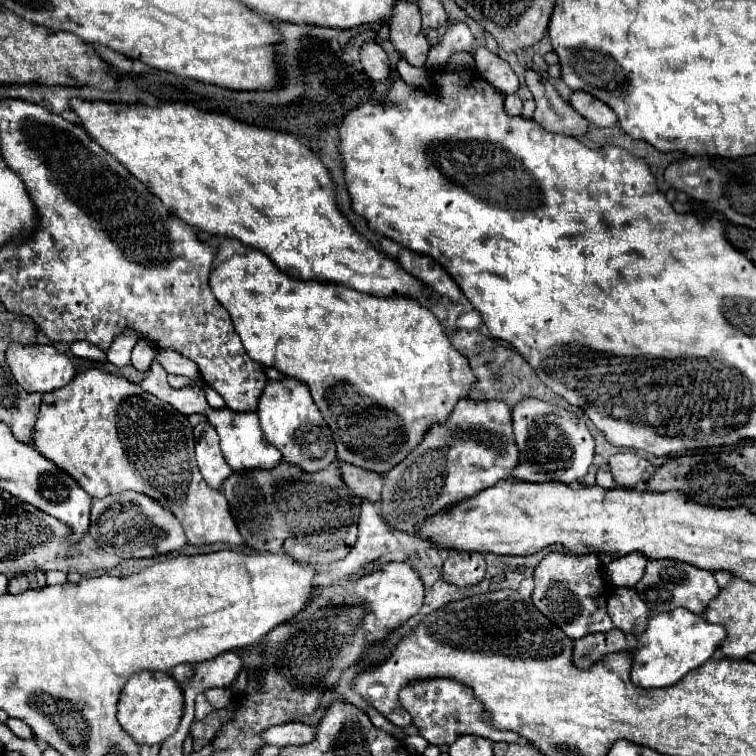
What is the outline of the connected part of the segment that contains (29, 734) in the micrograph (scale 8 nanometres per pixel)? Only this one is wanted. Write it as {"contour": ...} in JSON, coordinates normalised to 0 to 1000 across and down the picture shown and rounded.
{"contour":[[[9,951],[9,956],[7,956],[15,967],[17,967],[17,972],[22,972],[22,975],[28,975],[28,978],[44,978],[46,972],[44,972],[44,967],[30,956],[30,954],[22,954],[22,951]]]}

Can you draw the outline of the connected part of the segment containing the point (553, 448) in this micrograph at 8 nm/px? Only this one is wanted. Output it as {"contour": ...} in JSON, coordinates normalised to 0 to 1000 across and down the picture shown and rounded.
{"contour":[[[689,530],[689,536],[679,541],[679,573],[689,610],[689,618],[681,618],[676,626],[679,634],[697,639],[758,639],[769,634],[784,612],[787,583],[774,557],[737,536],[718,530]]]}

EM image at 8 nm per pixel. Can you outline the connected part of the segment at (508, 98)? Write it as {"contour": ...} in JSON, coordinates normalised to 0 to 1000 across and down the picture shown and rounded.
{"contour":[[[669,124],[665,139],[668,139],[671,152],[679,152],[681,155],[690,151],[692,134],[684,124]]]}

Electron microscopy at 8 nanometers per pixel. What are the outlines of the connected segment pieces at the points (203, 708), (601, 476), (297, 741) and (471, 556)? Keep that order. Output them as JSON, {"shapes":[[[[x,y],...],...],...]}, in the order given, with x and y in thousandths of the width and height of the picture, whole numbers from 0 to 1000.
{"shapes":[[[[263,917],[261,925],[258,925],[258,951],[266,954],[266,951],[271,951],[279,940],[282,940],[282,933],[274,927],[274,922],[271,922],[269,917]]],[[[795,615],[790,620],[790,642],[800,644],[800,647],[811,647],[813,644],[813,636],[811,636],[811,628],[806,623],[806,615]]],[[[388,954],[388,956],[377,956],[377,959],[364,959],[356,962],[348,970],[348,980],[353,985],[369,985],[369,988],[380,988],[380,985],[403,985],[409,980],[414,980],[414,975],[419,972],[419,962],[417,959],[406,959],[398,954]]],[[[597,729],[586,745],[583,763],[604,776],[623,776],[642,761],[642,737],[631,729]]]]}

